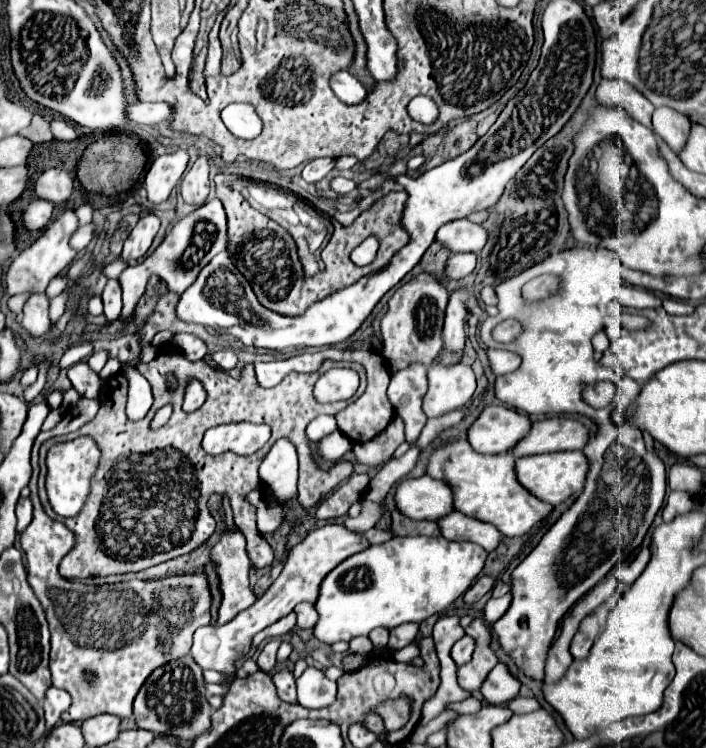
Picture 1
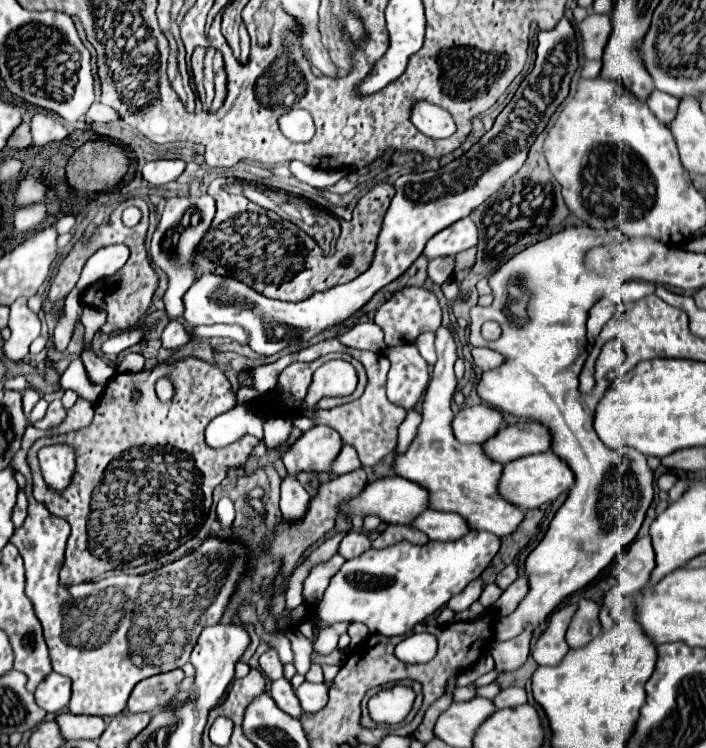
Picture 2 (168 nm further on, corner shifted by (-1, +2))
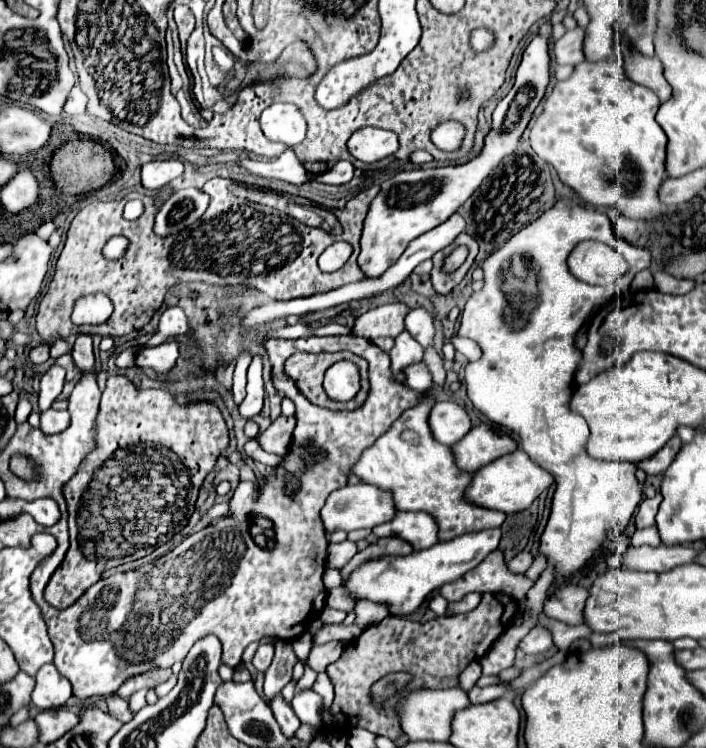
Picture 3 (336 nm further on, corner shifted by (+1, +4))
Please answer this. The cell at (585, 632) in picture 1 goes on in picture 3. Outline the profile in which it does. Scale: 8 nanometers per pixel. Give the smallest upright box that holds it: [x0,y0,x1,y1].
[544,586,588,626]

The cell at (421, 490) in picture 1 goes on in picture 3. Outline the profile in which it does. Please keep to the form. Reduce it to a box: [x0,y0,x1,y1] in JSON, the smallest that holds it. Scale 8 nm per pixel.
[322,484,396,532]

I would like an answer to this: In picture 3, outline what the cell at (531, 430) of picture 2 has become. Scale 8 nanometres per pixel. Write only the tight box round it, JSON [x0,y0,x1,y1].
[452,424,518,472]

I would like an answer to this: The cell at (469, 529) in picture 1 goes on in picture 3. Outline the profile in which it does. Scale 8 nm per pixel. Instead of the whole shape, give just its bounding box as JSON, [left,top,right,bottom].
[372,512,440,550]

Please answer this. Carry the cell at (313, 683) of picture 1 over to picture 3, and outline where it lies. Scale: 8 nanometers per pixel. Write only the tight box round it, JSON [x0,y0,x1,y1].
[291,688,322,726]

